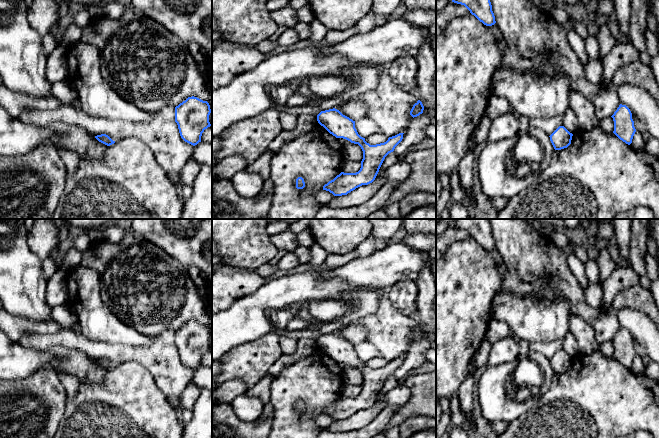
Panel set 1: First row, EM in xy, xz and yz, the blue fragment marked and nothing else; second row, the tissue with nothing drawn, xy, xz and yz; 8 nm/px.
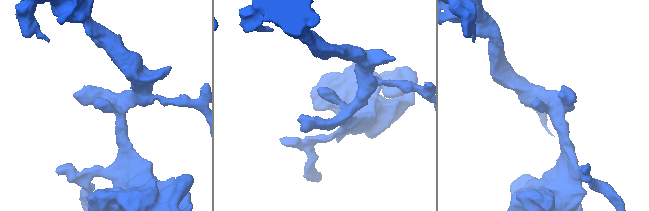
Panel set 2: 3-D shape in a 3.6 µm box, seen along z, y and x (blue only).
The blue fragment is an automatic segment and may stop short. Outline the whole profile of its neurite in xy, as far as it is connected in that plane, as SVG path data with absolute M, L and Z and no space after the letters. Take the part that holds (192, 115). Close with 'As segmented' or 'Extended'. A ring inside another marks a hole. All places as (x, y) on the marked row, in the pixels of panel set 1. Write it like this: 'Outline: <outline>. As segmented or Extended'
Outline: M194 96L176 106L175 122L181 138L193 146L201 142L202 133L211 126L210 113L209 103Z. As segmented

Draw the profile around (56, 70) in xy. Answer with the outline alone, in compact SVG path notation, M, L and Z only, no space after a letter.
M57 46L50 54L47 55L45 75L51 84L69 80L66 47Z

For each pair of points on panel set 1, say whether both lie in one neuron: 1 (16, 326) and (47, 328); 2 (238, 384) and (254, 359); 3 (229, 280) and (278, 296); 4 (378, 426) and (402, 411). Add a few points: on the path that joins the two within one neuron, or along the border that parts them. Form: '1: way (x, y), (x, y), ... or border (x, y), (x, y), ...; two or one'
1: way (24, 326), (39, 326); one
2: border (222, 382), (228, 379), (241, 379), (248, 387); two
3: border (265, 282), (253, 292), (242, 295), (235, 300); two
4: border (398, 406), (385, 427); two

